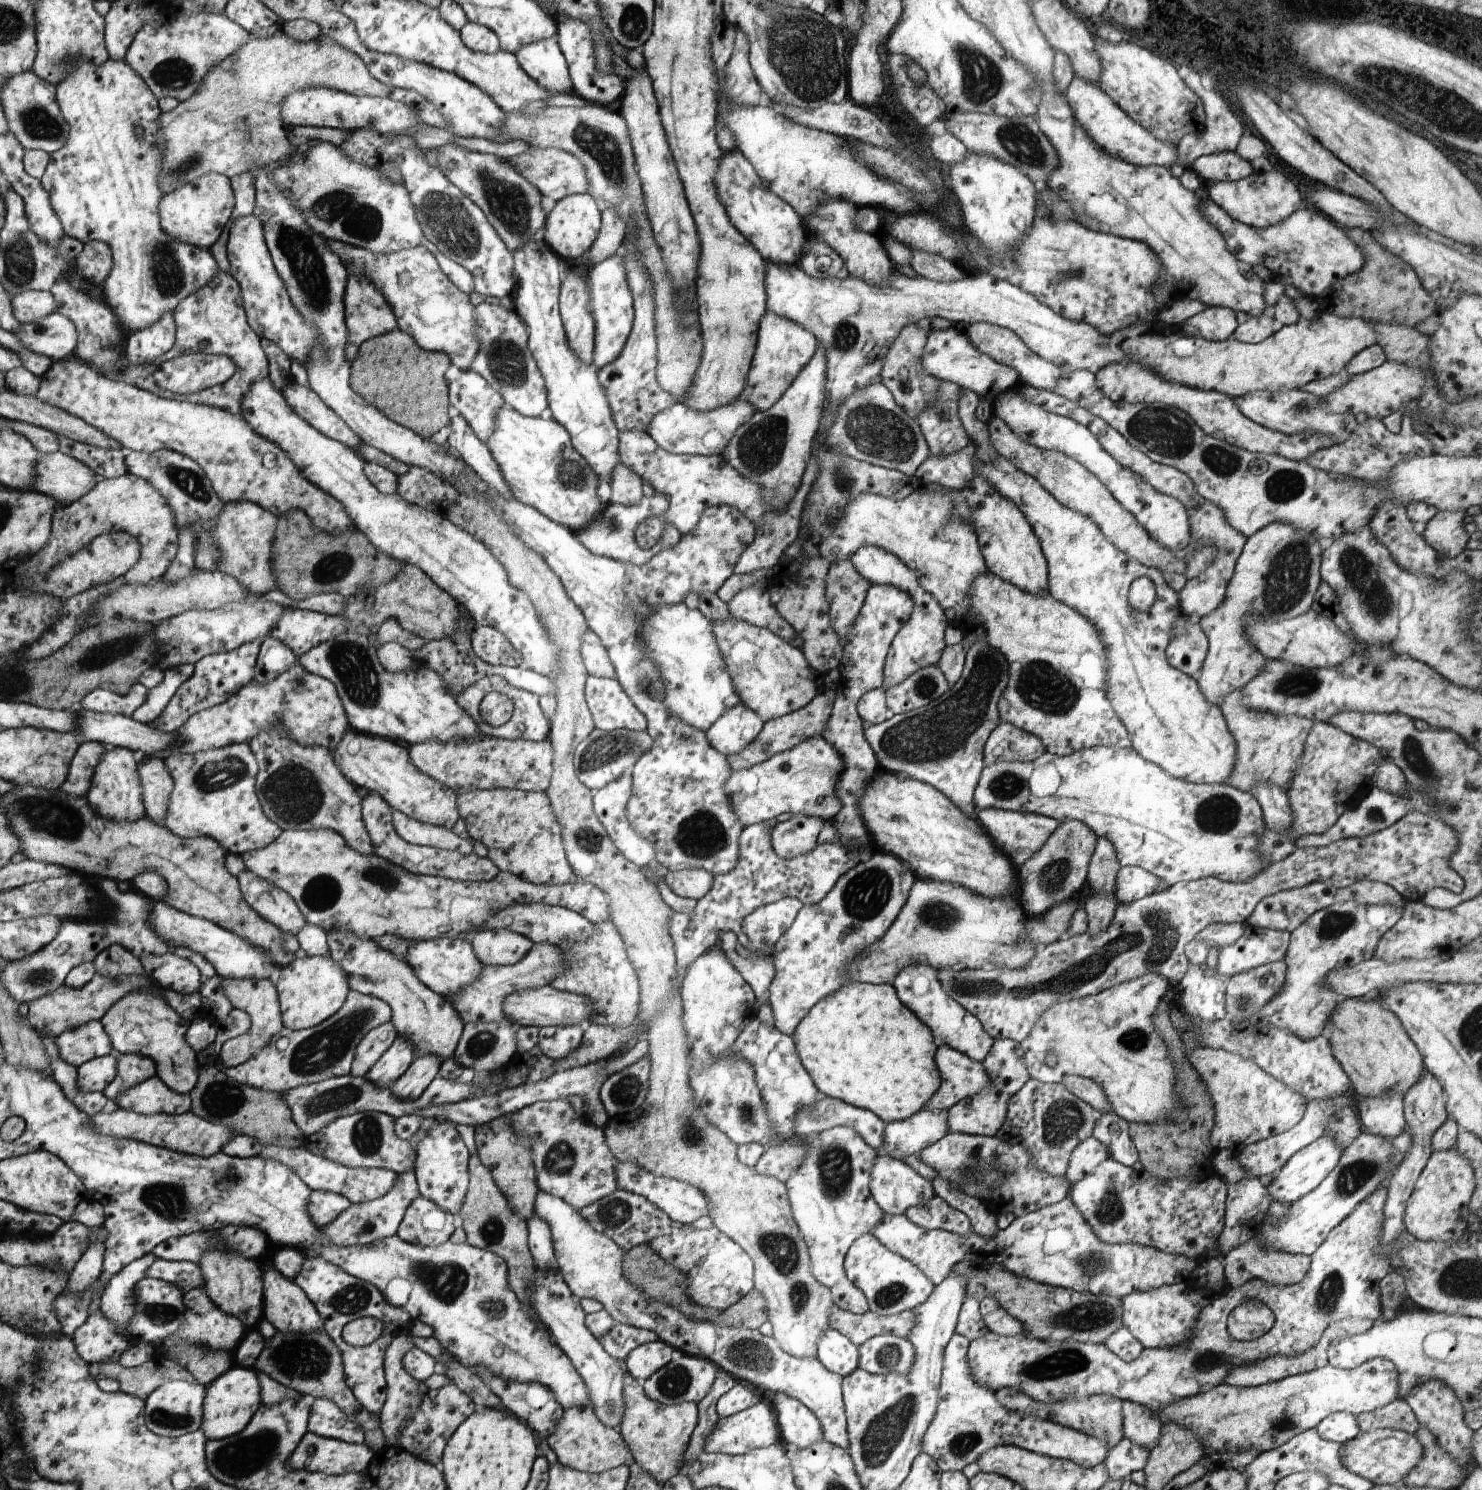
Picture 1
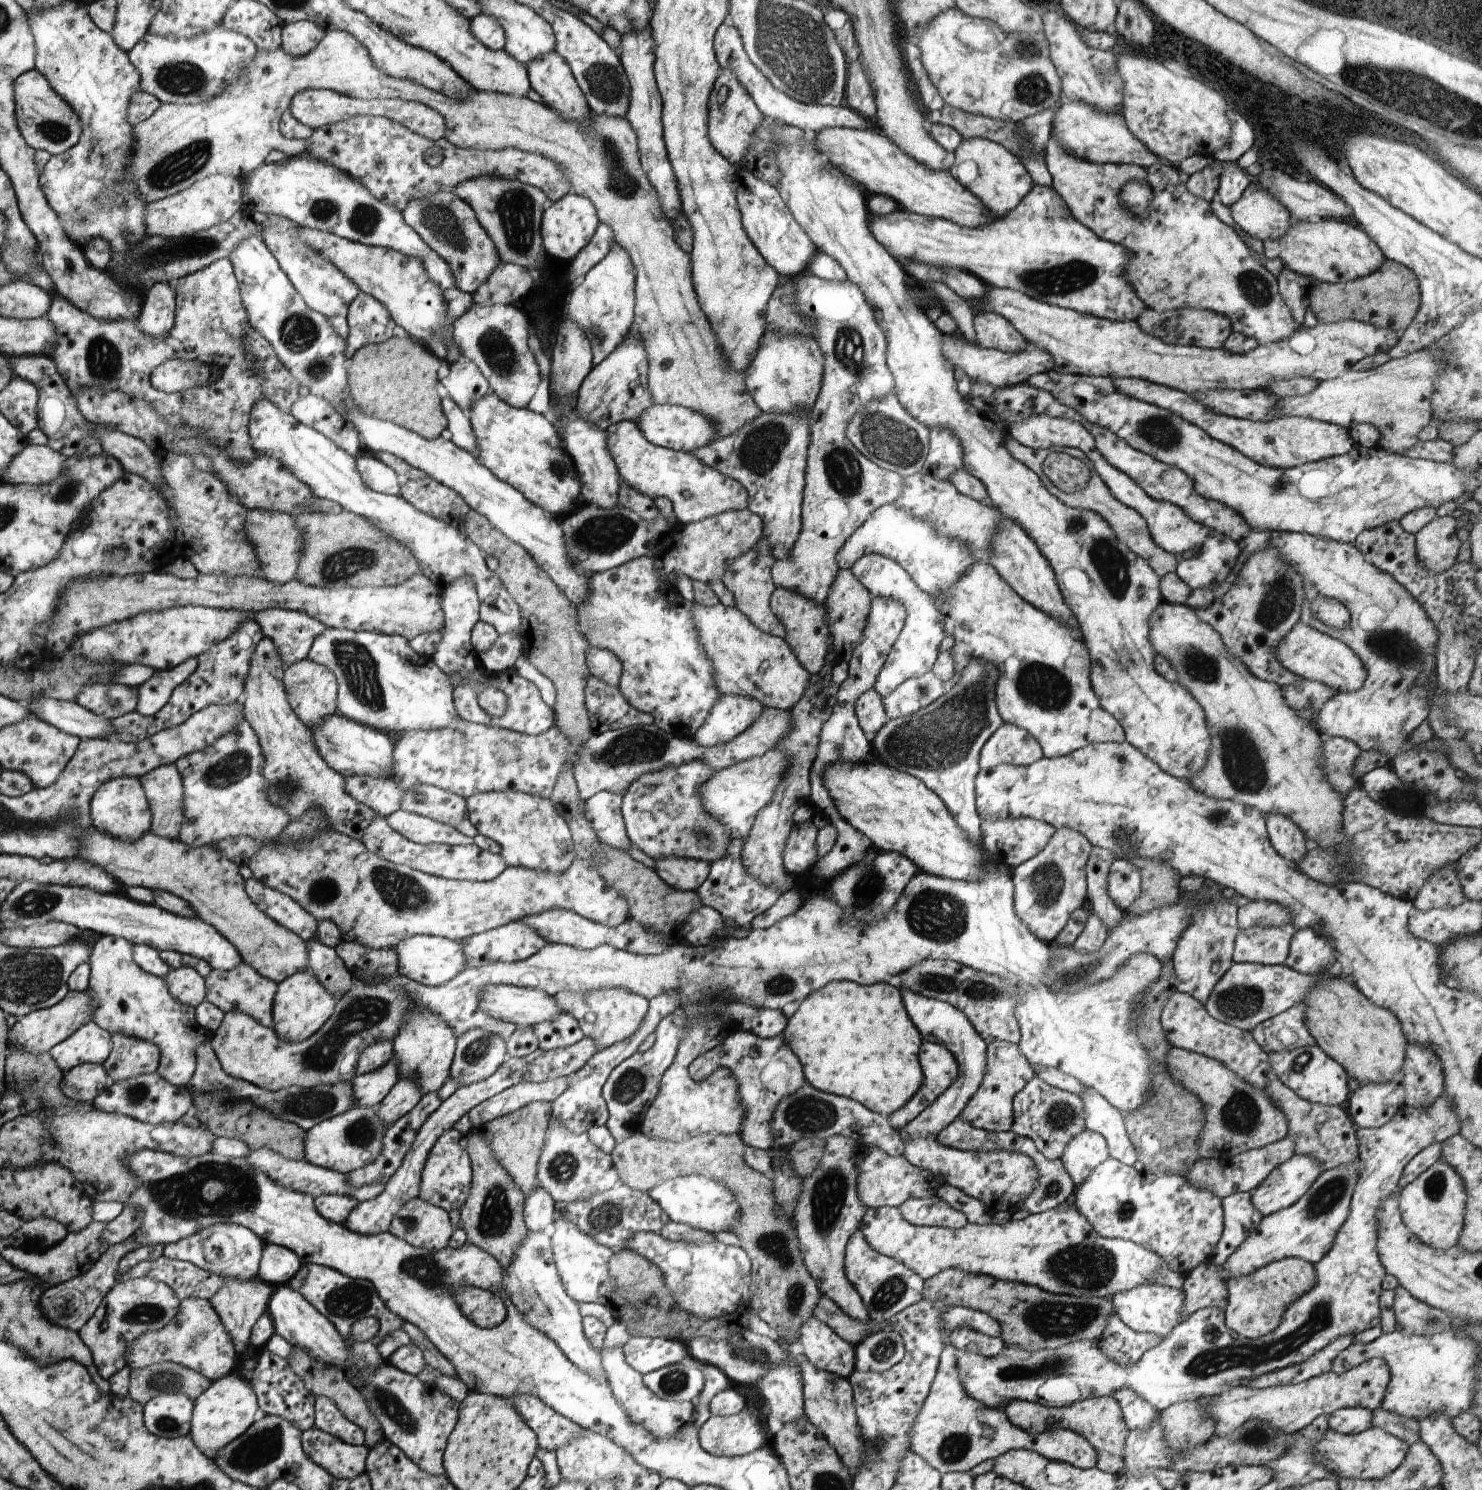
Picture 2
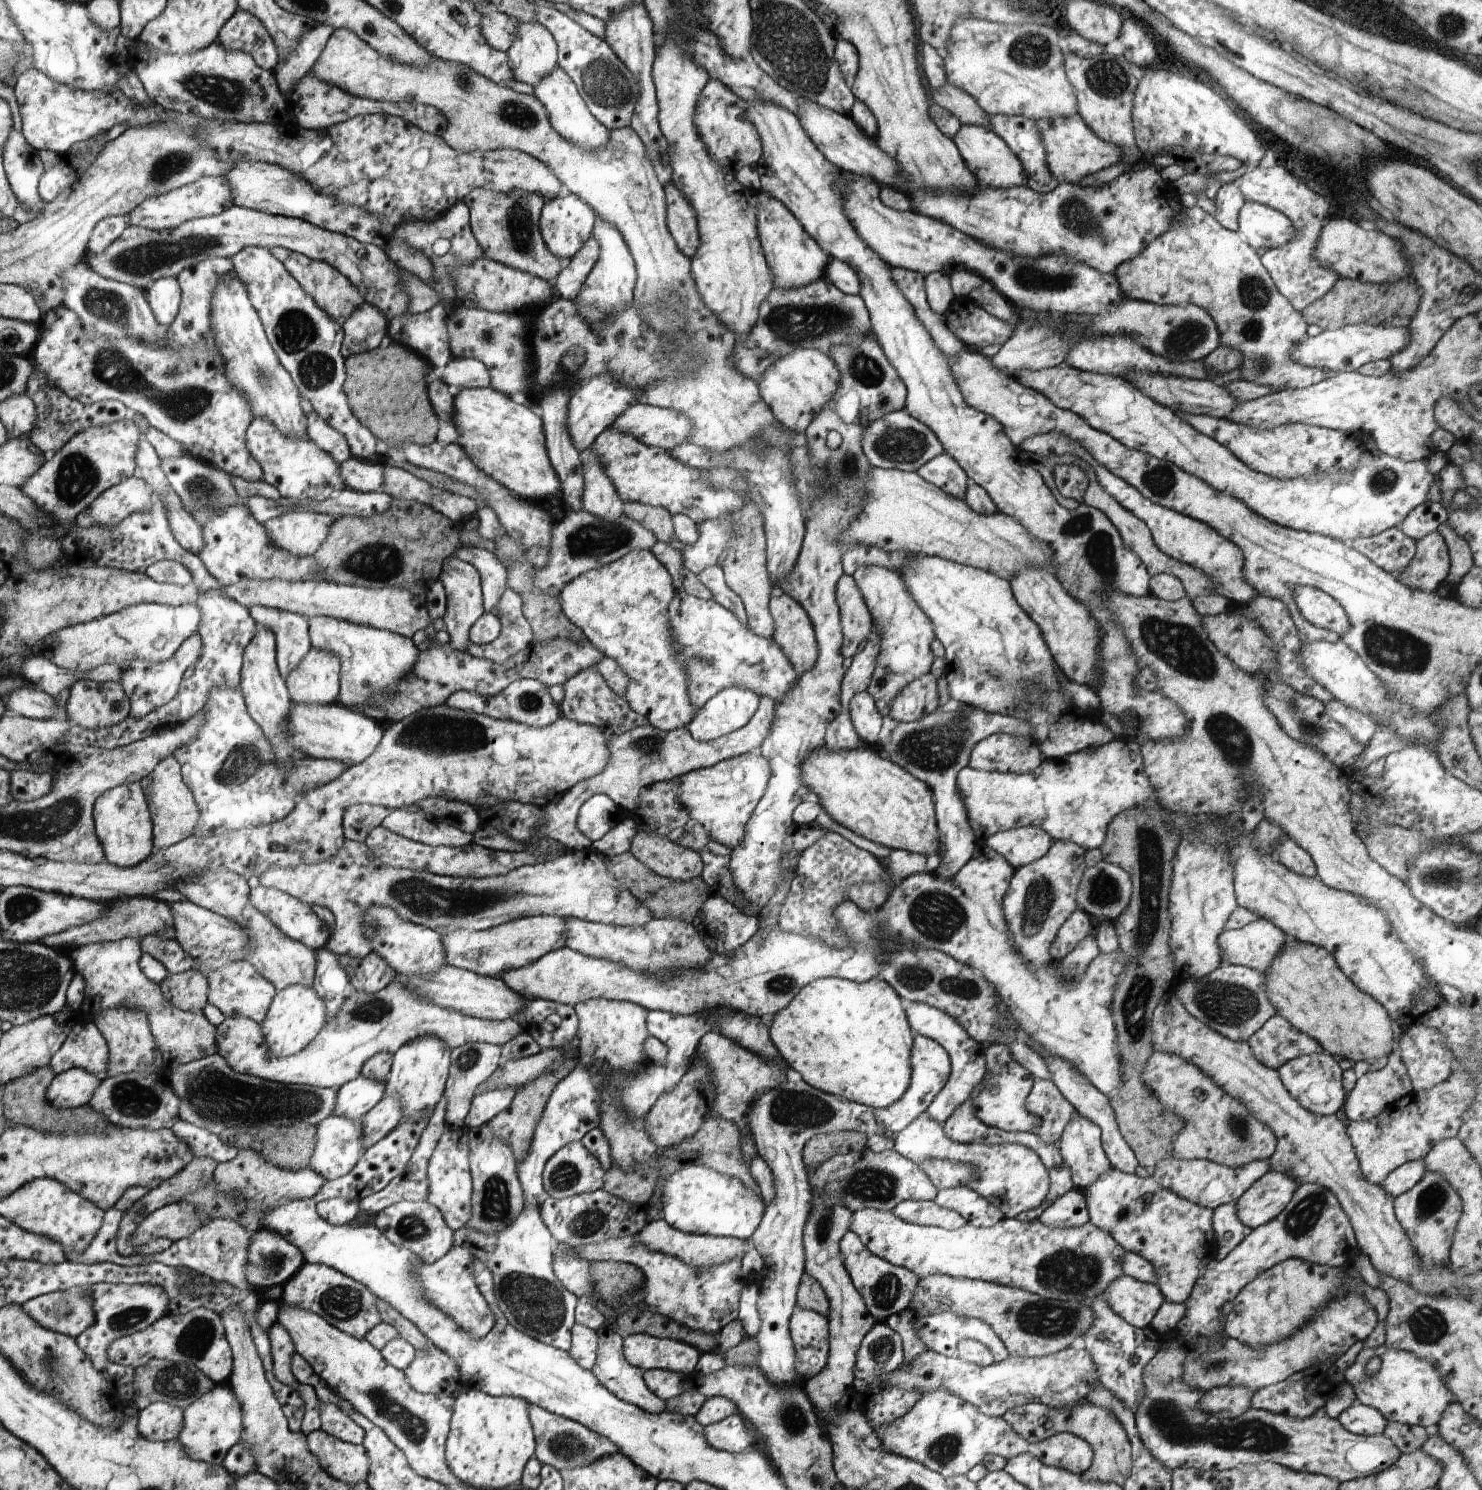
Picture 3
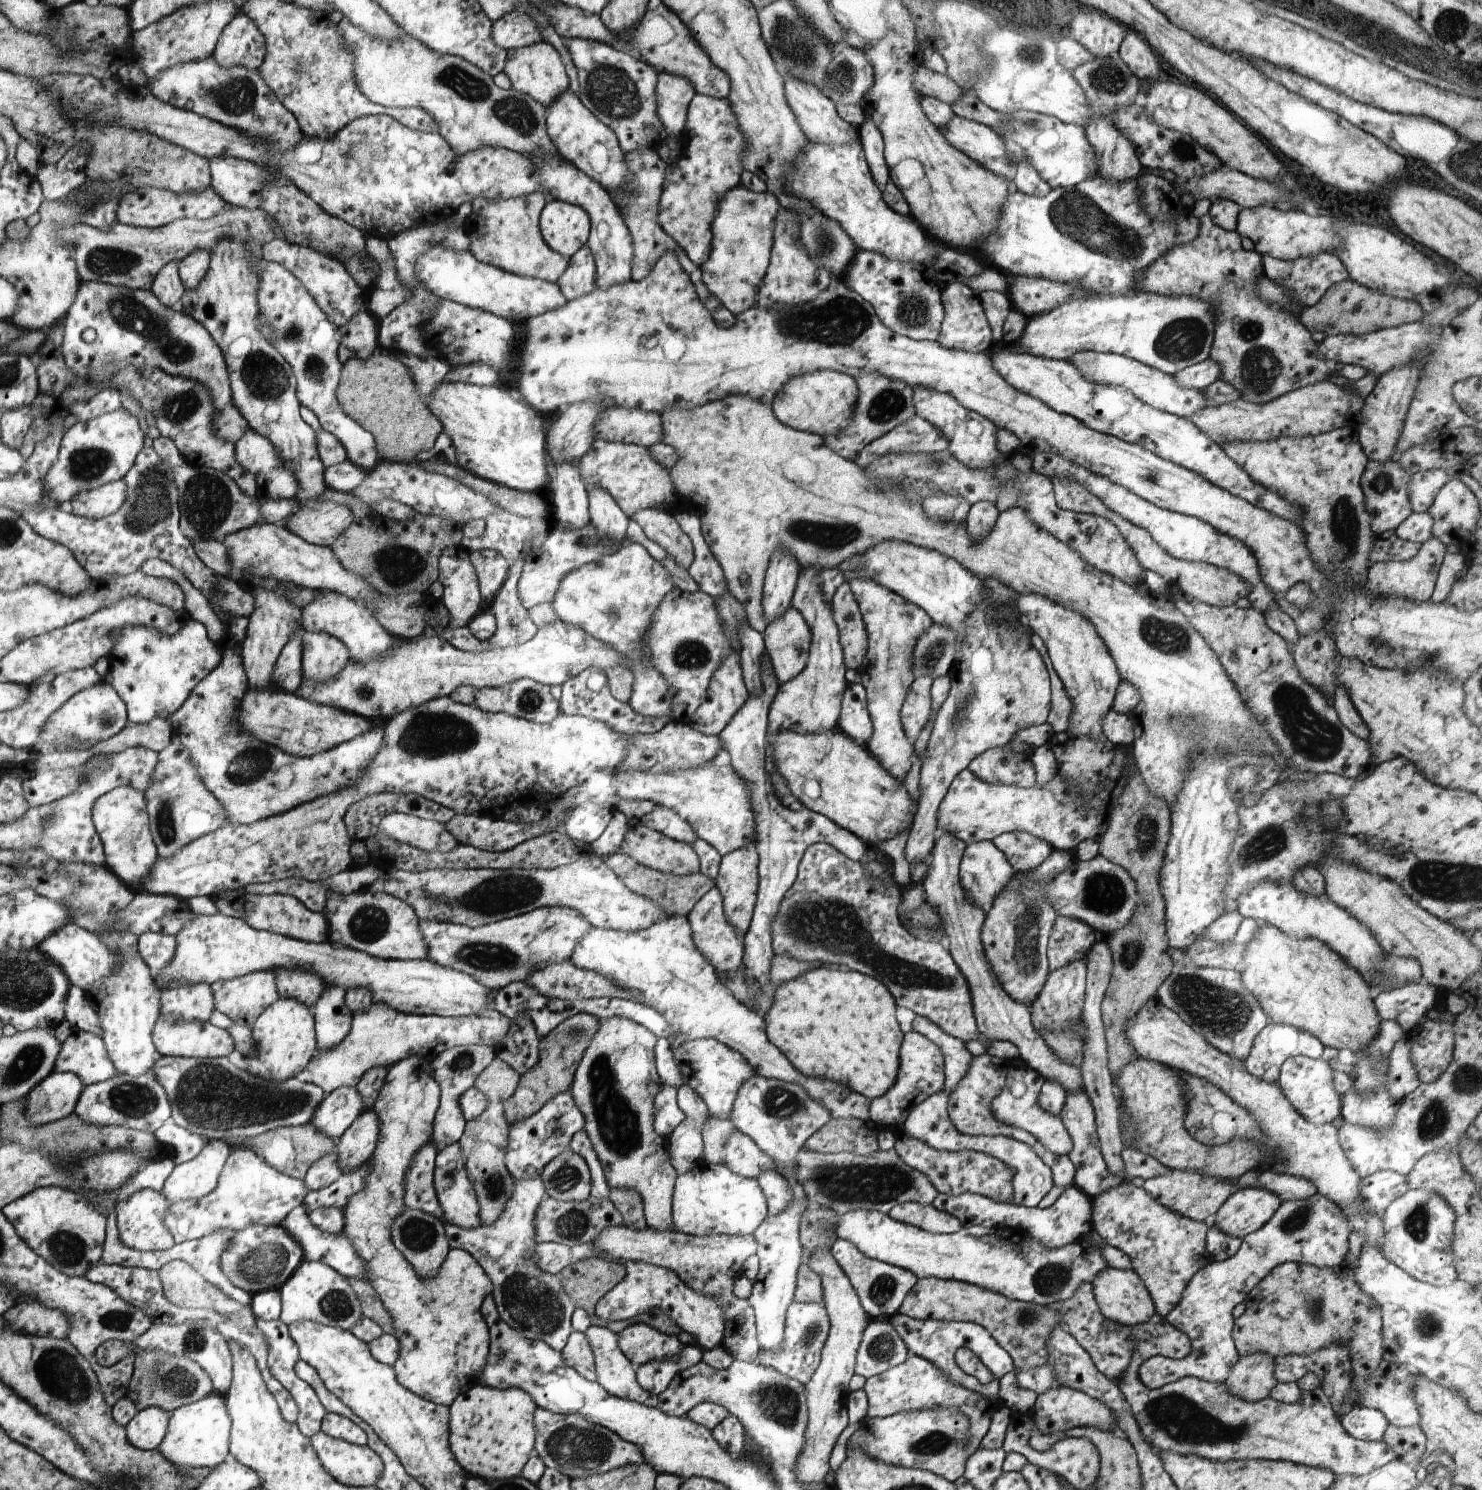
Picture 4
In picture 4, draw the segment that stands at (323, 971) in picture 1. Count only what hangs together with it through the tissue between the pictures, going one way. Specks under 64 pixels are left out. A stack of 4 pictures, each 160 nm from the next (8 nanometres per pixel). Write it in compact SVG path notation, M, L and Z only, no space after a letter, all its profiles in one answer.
M278 998L253 1022L251 1038L253 1048L245 1056L248 1074L280 1082L287 1078L298 1077L301 1070L311 1061L316 1051L315 1016L303 1002L293 998Z

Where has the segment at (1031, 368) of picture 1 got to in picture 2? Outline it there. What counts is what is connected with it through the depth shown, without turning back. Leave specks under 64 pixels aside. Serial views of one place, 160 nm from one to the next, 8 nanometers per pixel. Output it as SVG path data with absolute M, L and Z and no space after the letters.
M977 311L972 316L972 323L977 346L1016 353L1024 350L1026 341L1002 316Z

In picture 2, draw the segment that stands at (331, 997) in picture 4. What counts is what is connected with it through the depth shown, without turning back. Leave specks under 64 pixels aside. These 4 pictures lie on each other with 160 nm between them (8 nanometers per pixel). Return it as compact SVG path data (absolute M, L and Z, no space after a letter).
M313 938L307 942L307 955L307 970L309 970L313 976L316 976L317 980L319 980L333 996L338 997L351 988L354 979L345 968L343 961L336 955L333 947L325 946Z

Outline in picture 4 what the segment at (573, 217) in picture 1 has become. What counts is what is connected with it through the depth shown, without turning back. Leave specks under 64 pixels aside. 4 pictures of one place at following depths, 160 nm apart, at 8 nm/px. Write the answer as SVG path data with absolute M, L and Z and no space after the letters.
M552 199L540 214L539 228L547 246L569 258L587 244L591 220L583 208Z

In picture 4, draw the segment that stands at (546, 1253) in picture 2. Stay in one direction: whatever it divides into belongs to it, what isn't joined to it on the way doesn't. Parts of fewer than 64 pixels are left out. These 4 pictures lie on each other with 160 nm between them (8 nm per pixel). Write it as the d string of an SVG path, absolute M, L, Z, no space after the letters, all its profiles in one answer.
M540 1174L531 1176L529 1180L527 1178L514 1179L514 1182L512 1197L509 1198L504 1212L492 1225L480 1225L478 1228L465 1229L444 1222L445 1235L452 1249L465 1250L479 1264L479 1267L483 1268L485 1275L491 1280L492 1300L501 1321L512 1327L513 1330L519 1331L525 1338L547 1343L552 1350L560 1352L573 1332L571 1320L572 1314L576 1310L576 1303L565 1294L558 1275L545 1273L533 1262L533 1250L537 1246L534 1220L536 1210L543 1201L543 1197L546 1196L544 1182L540 1178Z

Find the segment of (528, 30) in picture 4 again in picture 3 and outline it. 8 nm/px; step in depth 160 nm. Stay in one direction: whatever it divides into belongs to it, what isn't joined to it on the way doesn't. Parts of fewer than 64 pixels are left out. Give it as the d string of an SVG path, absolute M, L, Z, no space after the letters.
M489 8L480 17L480 33L490 47L505 52L518 36L517 20Z

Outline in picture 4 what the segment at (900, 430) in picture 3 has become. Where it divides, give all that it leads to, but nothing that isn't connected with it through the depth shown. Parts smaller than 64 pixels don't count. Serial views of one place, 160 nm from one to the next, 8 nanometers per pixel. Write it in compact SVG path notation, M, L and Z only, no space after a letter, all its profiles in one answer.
M916 415L890 432L869 442L853 460L859 468L867 468L883 454L931 454L947 449L947 440L939 430Z

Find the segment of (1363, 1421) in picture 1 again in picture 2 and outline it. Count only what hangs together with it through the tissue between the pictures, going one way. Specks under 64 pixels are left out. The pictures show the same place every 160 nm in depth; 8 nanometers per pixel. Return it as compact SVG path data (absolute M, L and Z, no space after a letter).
M1381 1407L1374 1408L1371 1414L1371 1426L1380 1428L1387 1434L1401 1439L1401 1442L1408 1444L1408 1446L1420 1440L1418 1422L1415 1419L1387 1412Z

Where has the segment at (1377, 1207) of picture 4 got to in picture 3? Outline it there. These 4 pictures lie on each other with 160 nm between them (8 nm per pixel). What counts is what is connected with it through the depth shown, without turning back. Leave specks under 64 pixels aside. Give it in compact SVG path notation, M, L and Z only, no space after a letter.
M1423 1160L1403 1163L1386 1174L1378 1185L1394 1199L1417 1184L1423 1173L1425 1173Z

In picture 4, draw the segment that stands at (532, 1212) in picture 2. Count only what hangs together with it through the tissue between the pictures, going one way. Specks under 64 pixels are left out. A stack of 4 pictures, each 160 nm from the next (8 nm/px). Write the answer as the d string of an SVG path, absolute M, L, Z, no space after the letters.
M569 1090L557 1093L556 1097L549 1098L540 1110L532 1117L525 1118L521 1122L509 1124L508 1130L508 1152L504 1158L505 1167L508 1174L513 1179L523 1180L531 1178L535 1174L540 1174L543 1166L560 1154L569 1146L569 1140L575 1132L581 1131L585 1124L581 1110L575 1106L573 1096Z

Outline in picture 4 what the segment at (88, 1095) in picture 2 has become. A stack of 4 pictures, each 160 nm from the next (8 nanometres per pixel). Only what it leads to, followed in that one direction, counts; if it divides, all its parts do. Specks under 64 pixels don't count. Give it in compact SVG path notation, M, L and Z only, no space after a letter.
M54 1070L28 1094L25 1110L37 1124L53 1122L73 1113L83 1092L79 1076Z

